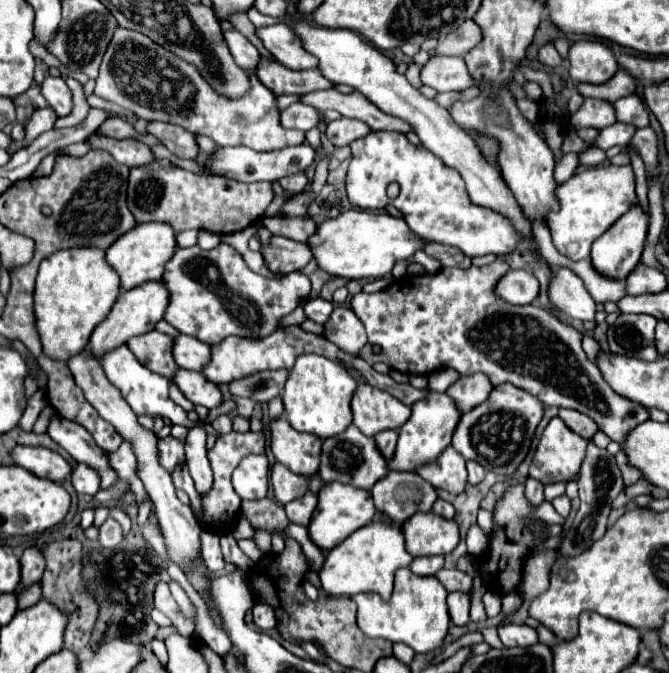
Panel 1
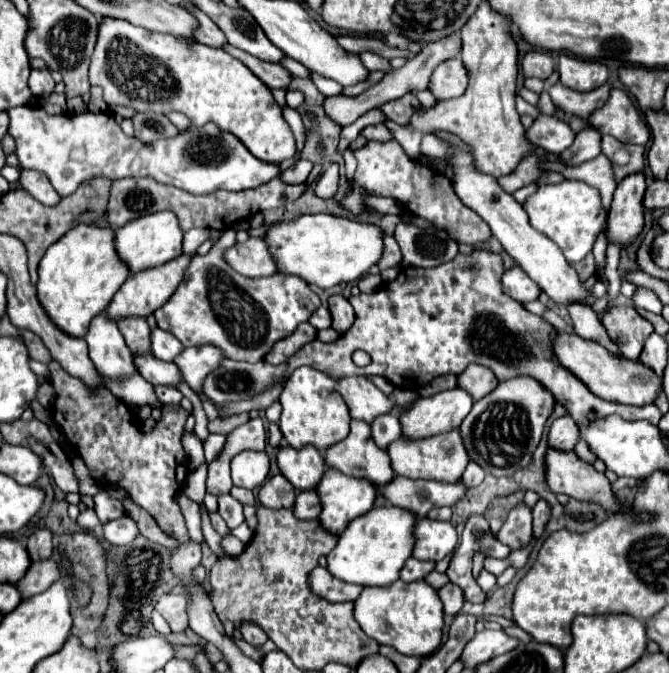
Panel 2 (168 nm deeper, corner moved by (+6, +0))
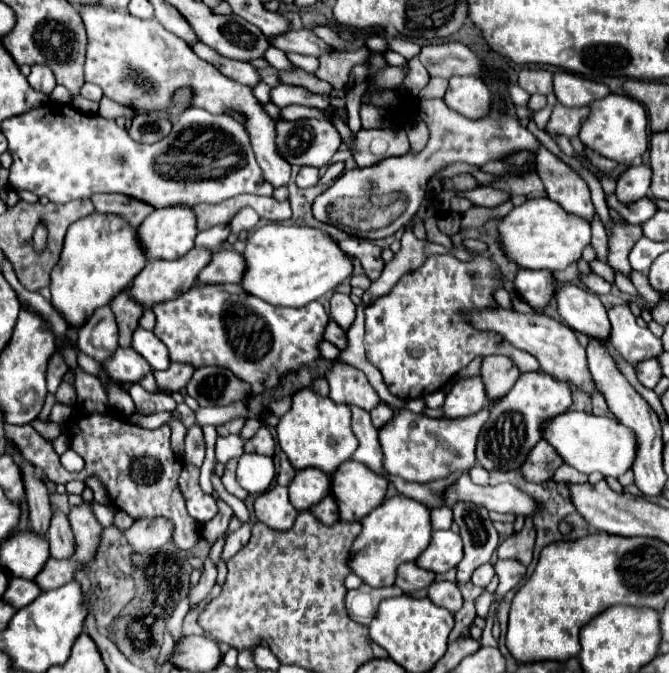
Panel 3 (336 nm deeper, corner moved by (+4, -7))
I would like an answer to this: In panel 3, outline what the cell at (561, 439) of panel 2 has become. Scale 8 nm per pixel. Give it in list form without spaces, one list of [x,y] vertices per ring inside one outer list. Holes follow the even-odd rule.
[[[541,440],[525,460],[521,472],[531,482],[545,482],[551,480],[555,470],[563,464],[563,458],[557,454],[557,450],[547,442]]]

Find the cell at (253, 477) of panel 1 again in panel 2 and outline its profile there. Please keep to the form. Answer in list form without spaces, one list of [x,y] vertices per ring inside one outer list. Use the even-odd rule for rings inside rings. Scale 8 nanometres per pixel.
[[[241,451],[231,461],[233,483],[245,489],[261,487],[269,473],[269,457],[265,451]]]

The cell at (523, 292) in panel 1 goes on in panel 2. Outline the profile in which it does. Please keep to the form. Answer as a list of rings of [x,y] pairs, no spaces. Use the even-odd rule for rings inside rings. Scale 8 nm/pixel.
[[[511,267],[509,271],[505,271],[503,275],[503,291],[513,297],[519,303],[527,303],[527,301],[535,301],[541,293],[541,287],[521,269],[521,267]]]

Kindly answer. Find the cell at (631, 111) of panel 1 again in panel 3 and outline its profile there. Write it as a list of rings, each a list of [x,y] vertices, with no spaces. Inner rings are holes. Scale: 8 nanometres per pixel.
[[[609,94],[601,100],[595,100],[591,104],[591,114],[579,132],[579,138],[585,146],[593,148],[595,152],[599,152],[615,162],[621,162],[627,166],[639,164],[641,156],[645,154],[645,150],[649,146],[645,108],[635,98],[623,96],[623,94]]]

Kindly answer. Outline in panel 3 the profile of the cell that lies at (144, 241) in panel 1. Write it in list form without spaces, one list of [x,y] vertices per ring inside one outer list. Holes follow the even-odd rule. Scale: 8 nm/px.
[[[189,206],[159,208],[143,220],[137,236],[149,260],[177,260],[193,248],[195,216]]]

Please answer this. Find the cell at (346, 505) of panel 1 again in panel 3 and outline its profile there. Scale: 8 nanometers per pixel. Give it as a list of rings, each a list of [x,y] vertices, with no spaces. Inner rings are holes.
[[[343,462],[331,474],[331,496],[339,508],[339,520],[359,522],[375,510],[387,492],[383,476],[375,476],[359,462]]]

